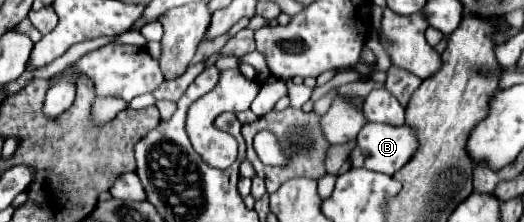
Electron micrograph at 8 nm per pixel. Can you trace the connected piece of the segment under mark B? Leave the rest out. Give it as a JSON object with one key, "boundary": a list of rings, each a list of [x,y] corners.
{"boundary":[[[367,122],[361,132],[357,134],[357,146],[353,148],[353,168],[369,168],[375,172],[385,172],[385,174],[395,174],[401,170],[417,152],[419,148],[419,136],[417,128],[409,124],[401,126],[389,126],[389,124],[379,124],[379,122]]]}

